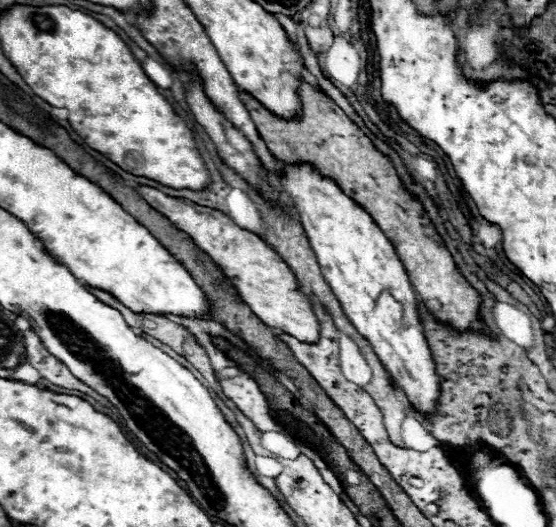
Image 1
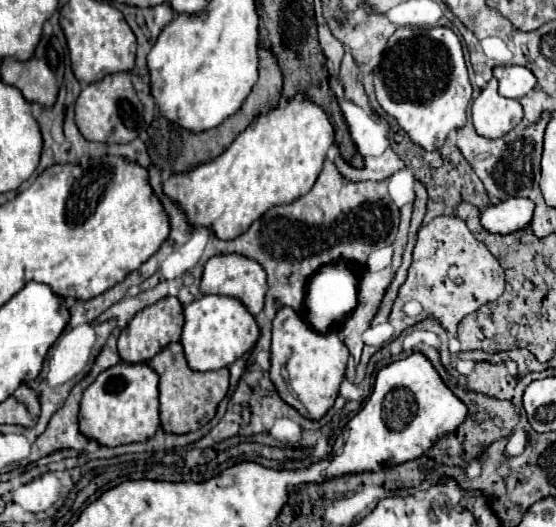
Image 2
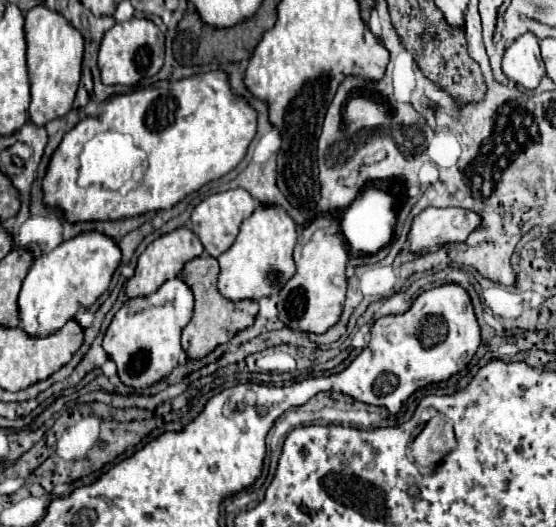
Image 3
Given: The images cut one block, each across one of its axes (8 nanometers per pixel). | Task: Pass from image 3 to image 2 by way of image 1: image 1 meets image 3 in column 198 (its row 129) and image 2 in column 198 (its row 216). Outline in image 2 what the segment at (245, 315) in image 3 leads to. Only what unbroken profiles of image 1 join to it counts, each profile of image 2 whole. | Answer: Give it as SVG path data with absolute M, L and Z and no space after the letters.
M170 344L160 354L156 354L148 366L158 374L158 392L160 392L160 424L164 432L170 434L188 434L204 424L208 424L220 400L228 392L228 368L214 370L214 372L194 372L188 368L188 362L184 358L182 346Z

